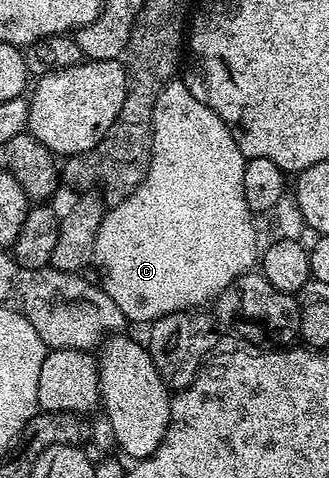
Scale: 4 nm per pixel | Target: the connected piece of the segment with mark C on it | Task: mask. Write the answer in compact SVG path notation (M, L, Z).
M174 78L165 88L160 91L154 102L154 118L152 119L152 161L148 167L148 173L143 182L125 198L120 204L113 204L107 209L102 218L102 226L98 226L98 238L94 238L94 264L100 267L104 273L98 277L106 294L118 302L118 310L122 310L125 321L136 324L151 325L152 321L158 320L166 314L175 312L187 312L189 310L200 310L211 302L215 296L223 297L232 283L244 272L251 272L258 264L258 248L256 252L256 224L254 214L246 206L246 194L242 190L242 174L246 158L242 150L238 150L238 142L234 142L234 134L194 94L190 94L187 83L183 79Z

